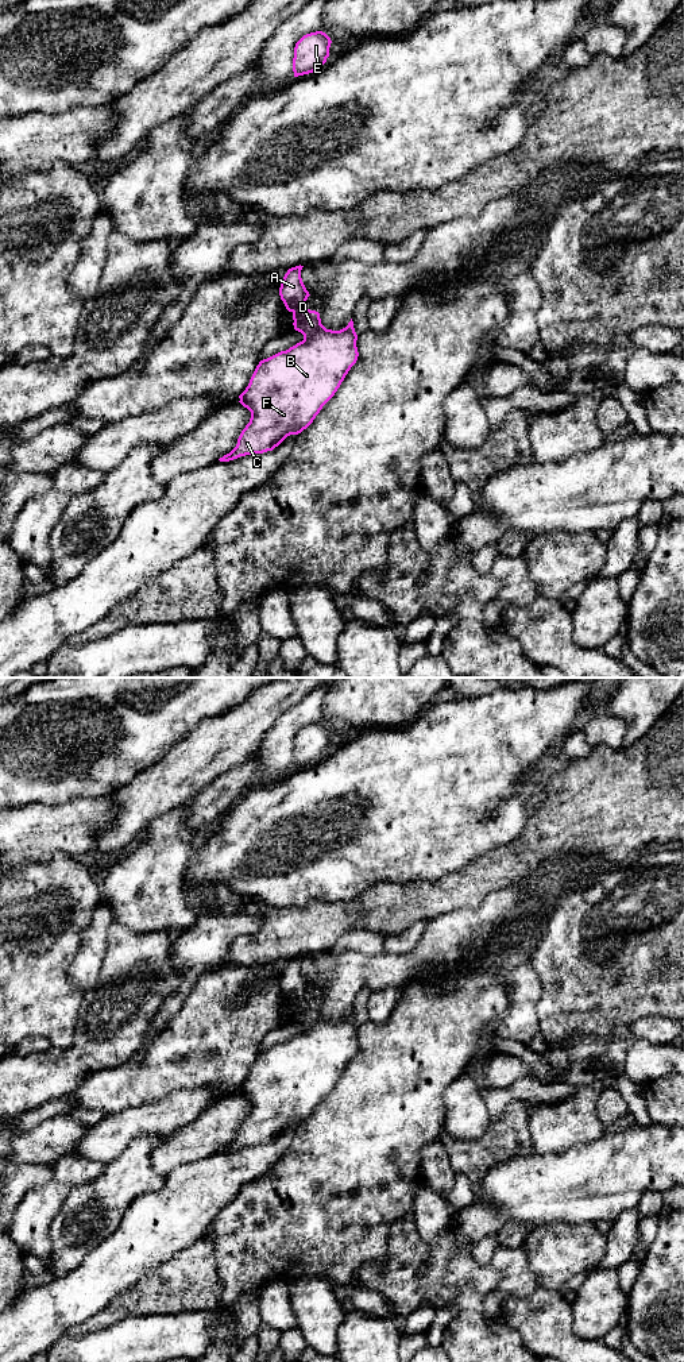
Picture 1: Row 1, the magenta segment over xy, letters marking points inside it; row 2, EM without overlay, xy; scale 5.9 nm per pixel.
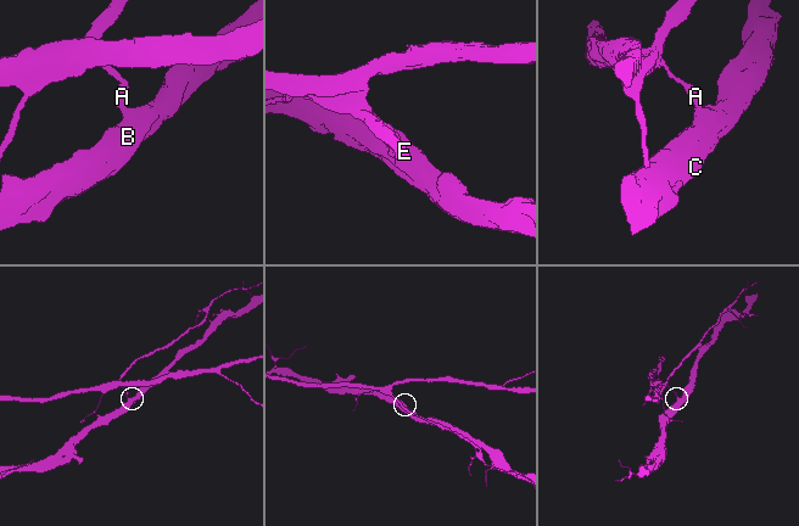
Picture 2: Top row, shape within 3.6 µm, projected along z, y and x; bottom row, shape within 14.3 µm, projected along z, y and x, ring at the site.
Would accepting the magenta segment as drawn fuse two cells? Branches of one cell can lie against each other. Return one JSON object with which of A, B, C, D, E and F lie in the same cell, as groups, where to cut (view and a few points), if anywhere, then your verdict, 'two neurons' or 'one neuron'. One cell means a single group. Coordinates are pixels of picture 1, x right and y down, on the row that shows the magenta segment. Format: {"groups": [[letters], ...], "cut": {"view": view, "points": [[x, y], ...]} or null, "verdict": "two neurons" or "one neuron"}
{"groups": [["A", "E"], ["B", "C", "D", "F"]], "cut": {"view": "xy", "points": [[304, 307], [293, 312]]}, "verdict": "two neurons"}

